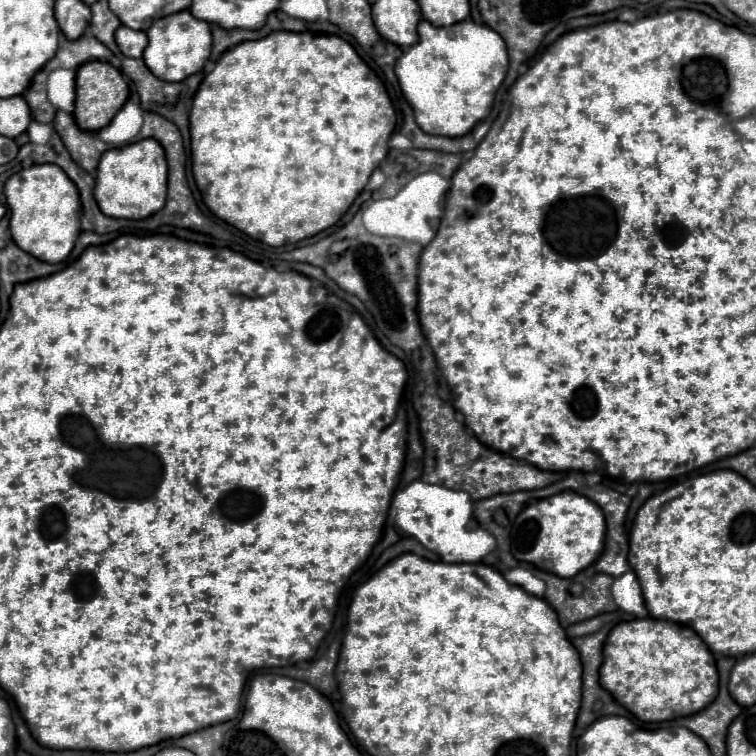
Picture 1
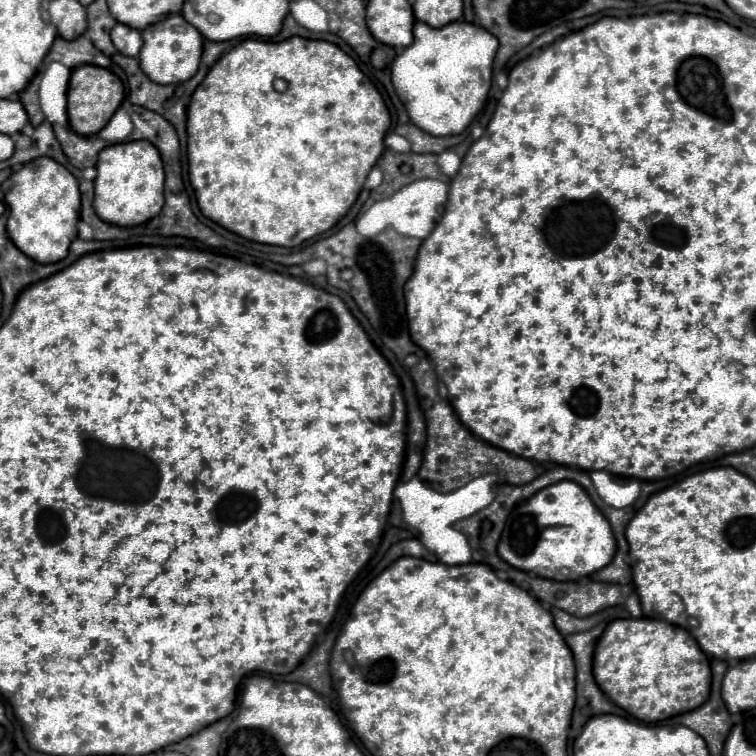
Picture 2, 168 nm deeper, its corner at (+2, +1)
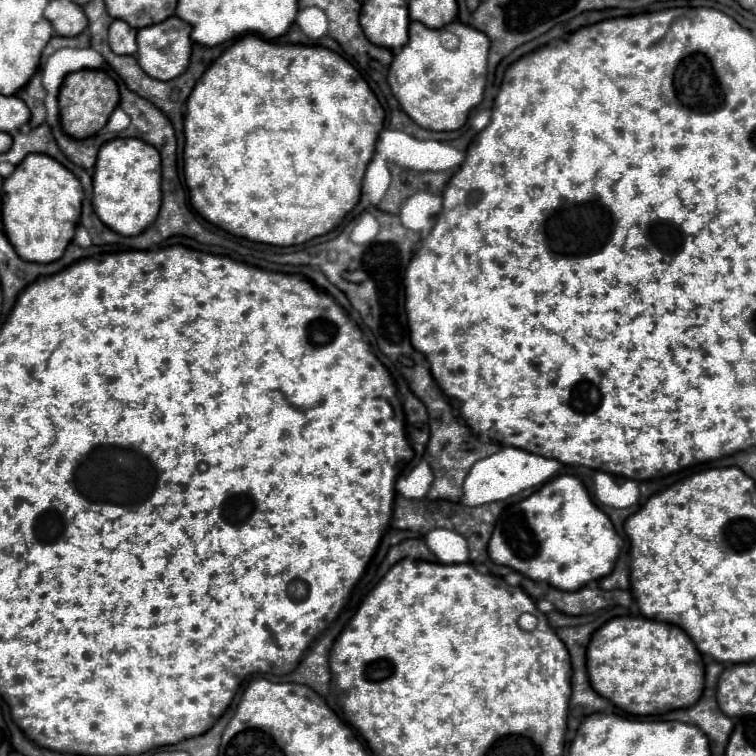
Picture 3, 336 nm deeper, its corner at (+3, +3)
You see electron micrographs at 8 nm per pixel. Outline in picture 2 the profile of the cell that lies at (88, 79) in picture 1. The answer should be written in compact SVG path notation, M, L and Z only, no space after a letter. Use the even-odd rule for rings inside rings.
M80 65L72 69L70 89L68 89L68 123L80 135L94 135L98 133L114 115L124 99L124 85L122 81L104 67L98 65Z

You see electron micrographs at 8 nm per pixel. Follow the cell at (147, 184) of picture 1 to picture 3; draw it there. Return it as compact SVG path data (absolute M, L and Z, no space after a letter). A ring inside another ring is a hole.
M141 139L107 141L97 155L93 175L93 209L97 217L119 235L139 235L145 231L161 207L161 159L155 147Z

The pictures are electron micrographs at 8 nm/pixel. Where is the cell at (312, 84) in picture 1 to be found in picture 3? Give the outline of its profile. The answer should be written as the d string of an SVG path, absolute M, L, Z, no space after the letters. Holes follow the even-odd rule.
M245 35L239 41L235 41L201 75L201 79L195 83L187 99L183 171L185 171L185 183L189 187L189 201L203 219L225 229L231 235L237 235L249 241L277 245L277 247L291 247L291 245L301 245L305 241L321 237L329 233L357 205L361 197L361 181L375 153L375 141L379 137L379 131L383 129L383 119L385 119L385 113L377 97L369 89L369 85L363 81L357 69L335 51L325 47L309 47L309 45L281 45L281 43L265 41L259 35Z

